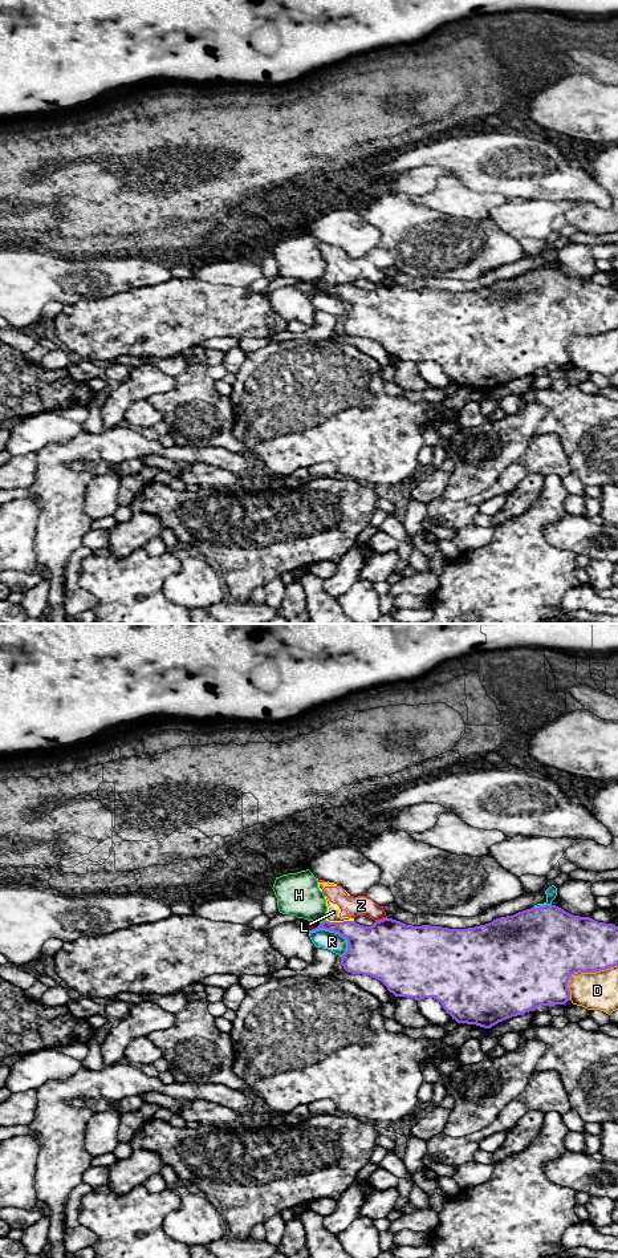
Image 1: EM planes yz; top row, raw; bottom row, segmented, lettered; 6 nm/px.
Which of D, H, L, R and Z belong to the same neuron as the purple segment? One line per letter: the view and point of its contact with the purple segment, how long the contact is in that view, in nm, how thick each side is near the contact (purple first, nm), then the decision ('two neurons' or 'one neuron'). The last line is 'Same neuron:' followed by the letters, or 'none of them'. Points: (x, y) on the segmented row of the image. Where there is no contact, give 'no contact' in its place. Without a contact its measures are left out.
D: contact yz (582, 972); length 360 nm; calibres 440 and 220 nm; two neurons
H: contact yz (324, 921); length 50 nm; calibres 160 and 260 nm; two neurons
L: contact yz (340, 922); length 170 nm; calibres 280 and 80 nm; two neurons
R: contact yz (333, 930); length 260 nm; calibres 280 and 120 nm; two neurons
Z: contact yz (381, 920); length 80 nm; calibres 380 and 130 nm; two neurons
Same neuron: none of them

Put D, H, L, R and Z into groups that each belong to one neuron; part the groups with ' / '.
D / H / L Z / R

